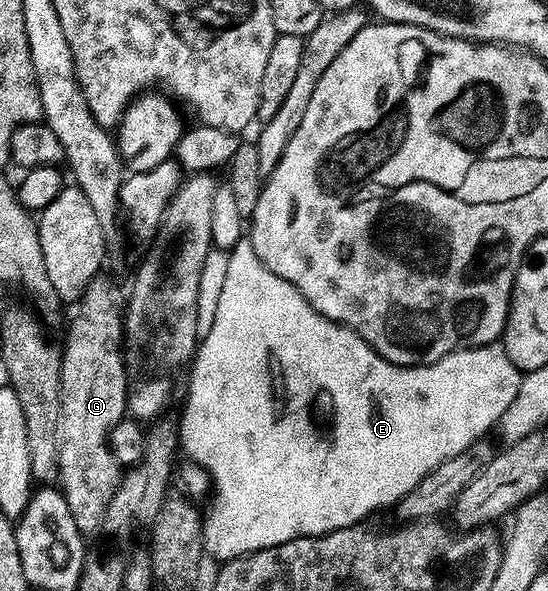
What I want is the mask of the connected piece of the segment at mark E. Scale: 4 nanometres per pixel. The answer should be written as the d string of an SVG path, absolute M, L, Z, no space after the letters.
M247 239L235 243L235 247L228 250L229 262L227 263L227 280L223 282L223 291L219 294L219 308L215 311L215 323L211 323L211 331L207 331L205 337L200 338L199 348L191 362L189 373L189 399L185 403L185 410L179 416L179 445L192 464L203 467L209 472L211 482L211 500L208 502L209 515L207 511L207 520L204 522L204 552L210 557L213 556L217 563L224 563L242 557L248 553L254 553L260 549L267 547L275 547L287 543L296 537L317 537L320 533L330 533L336 529L342 529L348 525L356 525L364 522L372 515L376 509L385 509L396 506L397 502L403 499L403 495L407 495L416 487L423 479L423 475L427 475L435 467L439 467L439 463L443 463L447 459L451 459L455 455L459 455L463 451L467 451L467 447L471 447L476 441L482 440L486 436L485 433L489 428L496 426L501 420L503 411L507 411L507 407L511 407L511 399L515 399L515 395L519 395L519 387L523 376L522 370L515 367L515 363L511 363L511 359L506 355L504 348L500 344L480 345L474 349L456 349L453 353L443 355L443 359L439 359L430 365L396 365L387 359L383 359L375 350L355 332L354 329L348 329L346 325L340 325L338 321L327 319L322 313L317 313L315 307L311 307L311 303L307 303L300 291L291 283L287 283L287 279L279 279L279 275L275 275L275 271L271 271L259 259L259 255L255 255L253 244Z

